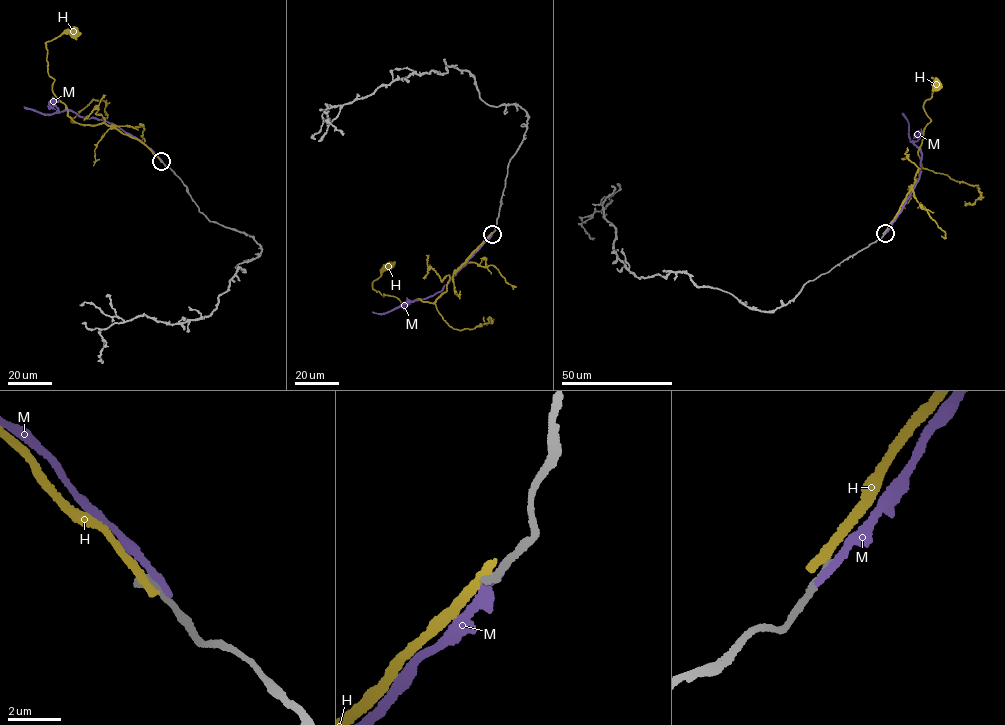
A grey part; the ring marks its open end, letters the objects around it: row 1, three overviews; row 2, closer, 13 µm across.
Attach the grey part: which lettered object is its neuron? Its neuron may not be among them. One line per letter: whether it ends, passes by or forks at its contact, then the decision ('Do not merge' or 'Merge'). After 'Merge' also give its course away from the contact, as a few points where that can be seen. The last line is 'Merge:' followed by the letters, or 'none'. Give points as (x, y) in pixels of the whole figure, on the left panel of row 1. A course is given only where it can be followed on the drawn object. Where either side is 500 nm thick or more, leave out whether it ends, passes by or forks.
H: It ends there. Do not merge
M: It ends there. Do not merge
Merge: none

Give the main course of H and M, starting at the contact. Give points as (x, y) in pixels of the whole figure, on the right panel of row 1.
H: (884, 232), (919, 178), (918, 150), (931, 121), (923, 104), (931, 97), (932, 77), (937, 85)
M: (884, 234), (900, 213), (921, 171), (921, 155), (909, 139), (908, 124), (902, 112)

